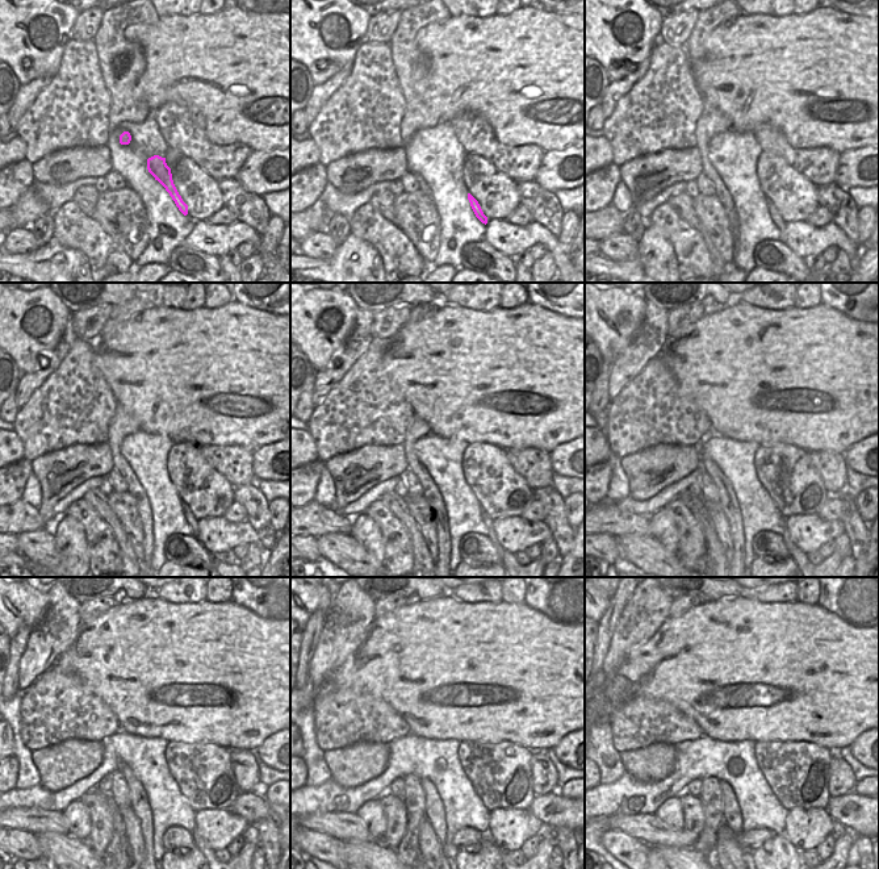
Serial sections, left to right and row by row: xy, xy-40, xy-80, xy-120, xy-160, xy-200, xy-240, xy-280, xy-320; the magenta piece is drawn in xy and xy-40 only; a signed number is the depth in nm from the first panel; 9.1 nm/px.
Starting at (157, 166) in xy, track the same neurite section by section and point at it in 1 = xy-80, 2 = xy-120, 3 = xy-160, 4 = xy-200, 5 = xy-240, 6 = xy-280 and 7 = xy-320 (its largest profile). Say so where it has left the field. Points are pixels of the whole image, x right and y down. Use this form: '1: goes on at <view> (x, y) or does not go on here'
1: goes on at xy-80 (777, 218)
2: goes on at xy-120 (191, 518)
3: goes on at xy-160 (488, 519)
4: goes on at xy-200 (792, 550)
5: goes on at xy-240 (199, 842)
6: goes on at xy-280 (548, 844)
7: goes on at xy-320 (842, 844)

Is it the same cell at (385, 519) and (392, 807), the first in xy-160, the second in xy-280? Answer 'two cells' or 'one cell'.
one cell

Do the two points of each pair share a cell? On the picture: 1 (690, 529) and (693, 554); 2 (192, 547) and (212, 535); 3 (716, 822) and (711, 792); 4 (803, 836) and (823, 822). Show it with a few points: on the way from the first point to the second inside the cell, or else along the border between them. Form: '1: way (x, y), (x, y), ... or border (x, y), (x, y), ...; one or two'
1: way (690, 535), (691, 547); one
2: border (196, 538), (213, 556); two
3: way (714, 814), (712, 799); one
4: way (808, 831), (817, 822); one

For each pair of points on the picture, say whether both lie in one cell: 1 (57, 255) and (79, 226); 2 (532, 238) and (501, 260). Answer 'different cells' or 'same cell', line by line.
1: different cells
2: different cells

